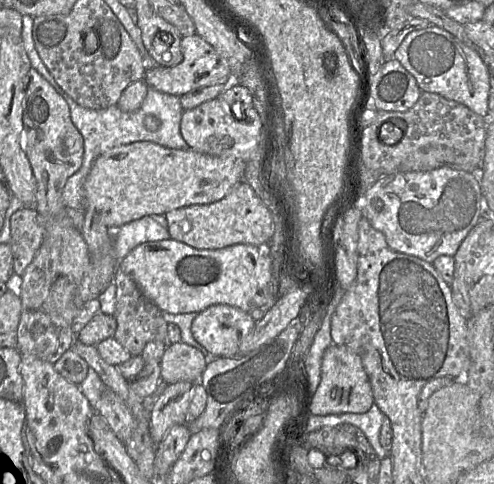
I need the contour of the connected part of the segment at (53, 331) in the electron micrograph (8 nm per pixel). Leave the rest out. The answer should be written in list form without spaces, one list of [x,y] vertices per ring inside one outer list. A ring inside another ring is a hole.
[[[33,67],[29,71],[23,111],[23,149],[31,164],[37,182],[35,209],[44,218],[45,236],[42,244],[20,278],[13,279],[13,286],[21,300],[21,313],[17,326],[16,349],[20,355],[30,355],[44,362],[55,363],[69,350],[75,340],[72,324],[83,307],[79,294],[80,282],[90,265],[90,253],[82,236],[71,219],[66,215],[62,200],[67,179],[81,167],[84,157],[84,140],[71,119],[70,108],[64,98]]]

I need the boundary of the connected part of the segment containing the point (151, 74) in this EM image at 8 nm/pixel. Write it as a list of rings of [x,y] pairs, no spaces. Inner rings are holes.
[[[195,34],[181,40],[183,60],[174,67],[156,66],[145,73],[144,81],[162,93],[183,96],[198,88],[231,83],[231,69],[226,60],[201,36]]]

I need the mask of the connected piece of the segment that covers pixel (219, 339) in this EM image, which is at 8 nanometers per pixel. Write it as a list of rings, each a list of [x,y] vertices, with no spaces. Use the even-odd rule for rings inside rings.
[[[225,304],[211,305],[194,318],[191,332],[194,339],[214,358],[234,357],[243,340],[252,332],[256,319],[250,313]]]

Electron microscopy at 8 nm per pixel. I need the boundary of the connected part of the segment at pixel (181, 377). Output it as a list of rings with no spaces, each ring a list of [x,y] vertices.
[[[183,342],[168,344],[160,361],[160,377],[168,385],[180,381],[197,383],[206,366],[204,355],[195,347]]]

